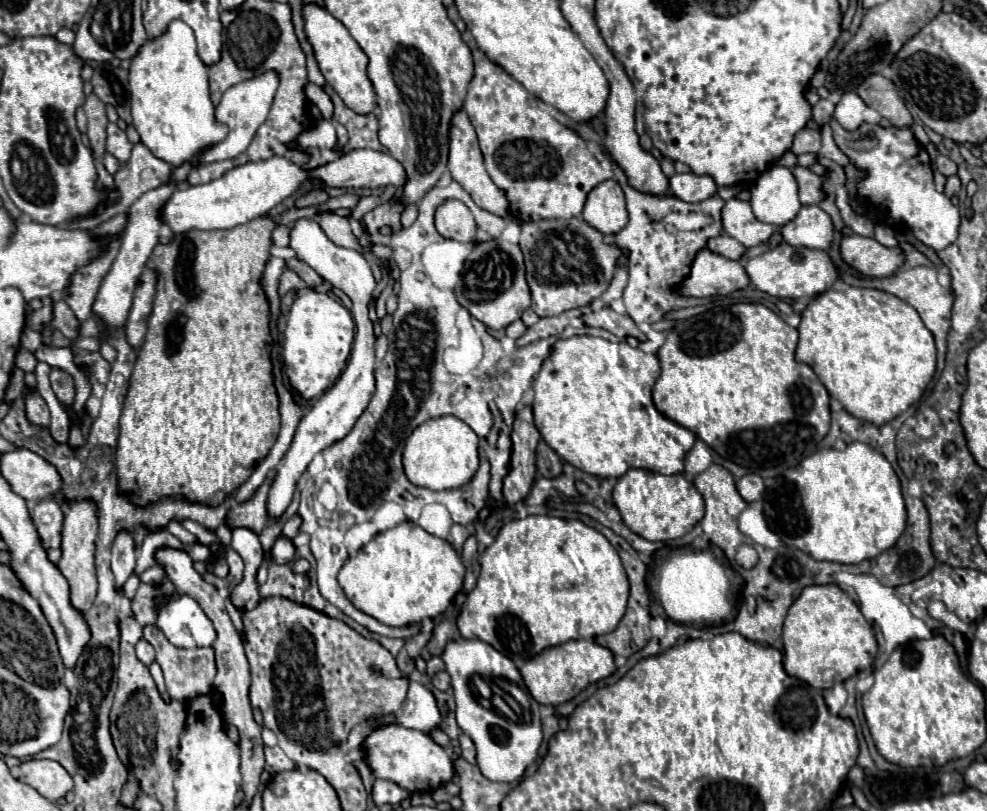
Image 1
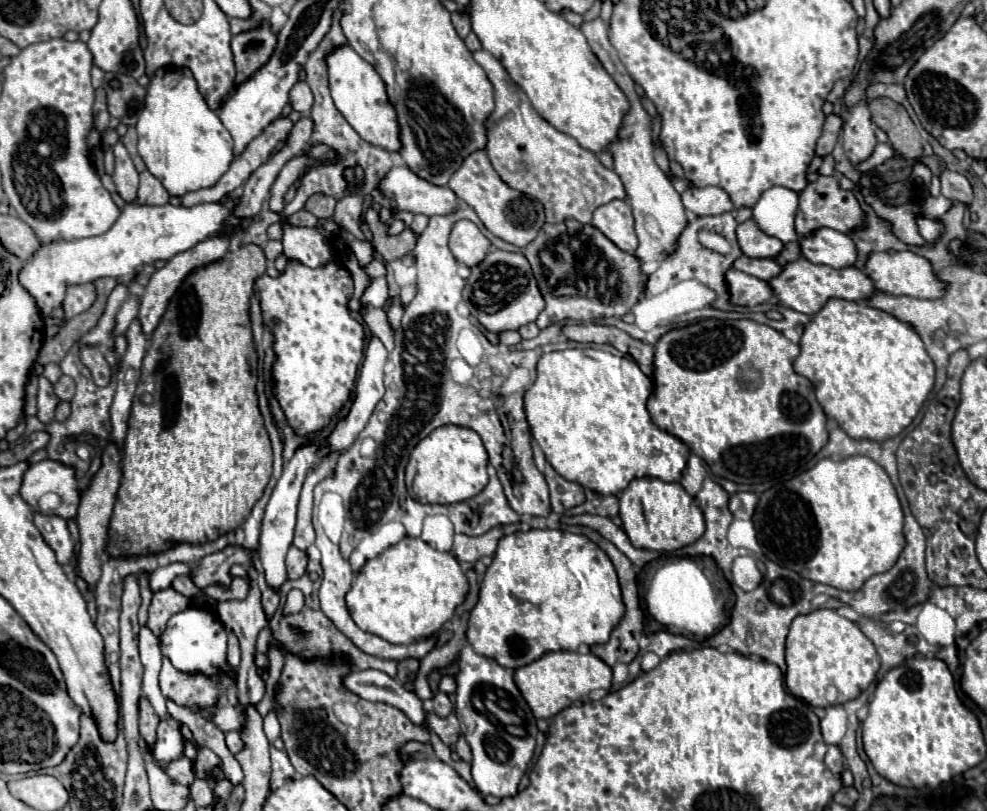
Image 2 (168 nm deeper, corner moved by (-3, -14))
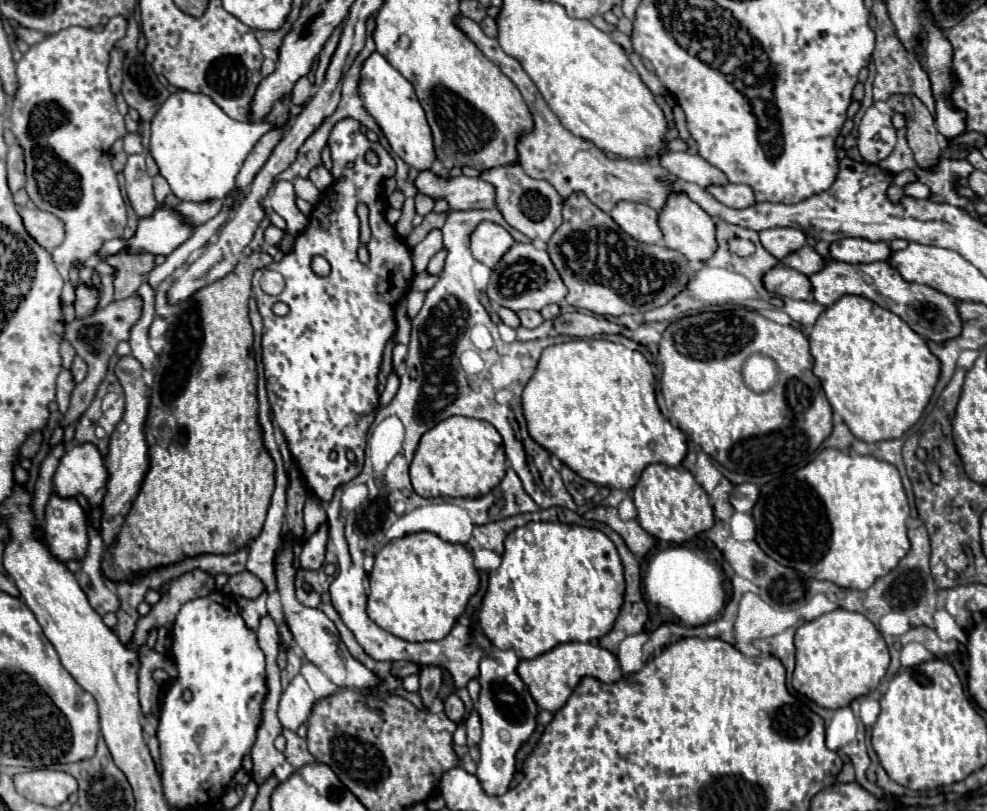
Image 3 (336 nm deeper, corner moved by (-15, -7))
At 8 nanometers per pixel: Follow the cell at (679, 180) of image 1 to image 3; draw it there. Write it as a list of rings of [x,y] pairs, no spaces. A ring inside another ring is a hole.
[[[709,185],[707,193],[711,193],[719,203],[731,207],[731,209],[745,209],[755,203],[753,191],[747,185]]]

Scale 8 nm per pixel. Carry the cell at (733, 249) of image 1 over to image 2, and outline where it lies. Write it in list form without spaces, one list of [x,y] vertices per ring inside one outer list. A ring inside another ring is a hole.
[[[741,256],[739,260],[735,260],[733,268],[741,270],[741,272],[747,272],[751,276],[757,276],[761,280],[773,280],[783,270],[783,266],[773,258],[755,260],[755,258],[749,258],[749,256]]]

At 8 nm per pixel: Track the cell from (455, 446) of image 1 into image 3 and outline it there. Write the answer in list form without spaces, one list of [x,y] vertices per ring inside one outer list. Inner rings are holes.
[[[449,417],[421,437],[409,473],[415,493],[421,497],[481,497],[505,477],[501,435],[487,421]]]

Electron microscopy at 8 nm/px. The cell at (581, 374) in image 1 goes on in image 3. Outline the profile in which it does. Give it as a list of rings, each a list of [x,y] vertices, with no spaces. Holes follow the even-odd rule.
[[[573,339],[551,345],[543,351],[539,367],[523,391],[523,413],[529,435],[549,453],[559,457],[569,469],[575,469],[587,481],[603,487],[629,491],[643,469],[651,463],[679,467],[687,457],[687,437],[673,427],[659,411],[655,401],[655,375],[649,361],[621,343],[607,339]]]

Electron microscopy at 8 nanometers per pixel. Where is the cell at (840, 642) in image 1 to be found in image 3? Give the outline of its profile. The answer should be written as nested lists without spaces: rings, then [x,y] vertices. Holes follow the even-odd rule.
[[[835,609],[799,625],[795,633],[797,667],[793,687],[817,705],[837,709],[877,689],[889,667],[889,649],[877,627],[861,613]]]

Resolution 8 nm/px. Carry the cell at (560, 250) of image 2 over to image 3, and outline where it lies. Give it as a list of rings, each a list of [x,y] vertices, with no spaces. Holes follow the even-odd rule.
[[[573,193],[565,201],[563,223],[547,241],[547,253],[569,291],[565,301],[597,315],[645,313],[671,301],[689,279],[687,259],[681,253],[635,241],[583,193]]]

